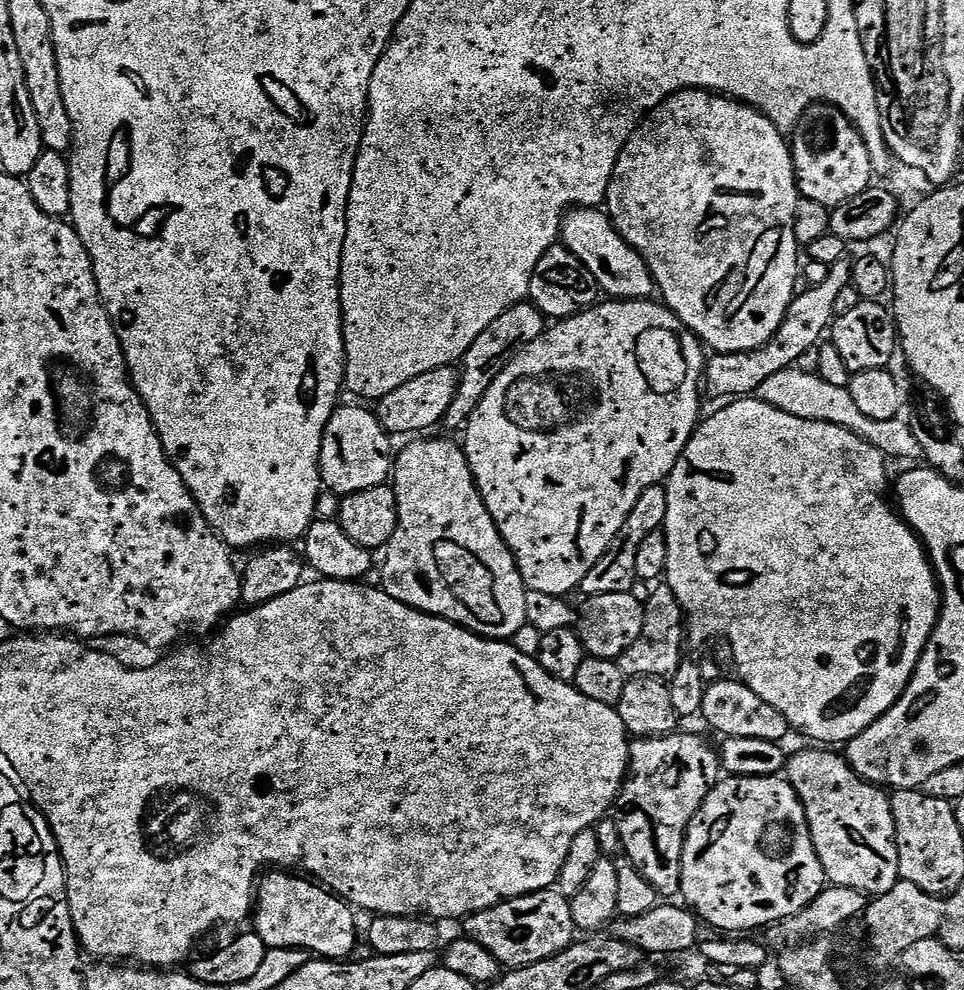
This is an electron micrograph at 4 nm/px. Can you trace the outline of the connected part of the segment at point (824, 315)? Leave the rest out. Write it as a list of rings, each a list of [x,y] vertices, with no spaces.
[[[842,259],[829,267],[826,282],[809,287],[807,289],[809,292],[801,291],[786,310],[786,318],[782,326],[778,326],[774,338],[766,346],[762,346],[756,352],[713,355],[707,361],[704,370],[703,383],[706,385],[707,395],[709,392],[712,396],[728,396],[724,398],[748,398],[756,393],[759,384],[766,381],[766,378],[771,378],[779,371],[799,365],[800,359],[812,347],[815,349],[821,343],[819,340],[823,336],[825,339],[826,333],[831,329],[838,294],[851,285],[852,266],[851,259]]]

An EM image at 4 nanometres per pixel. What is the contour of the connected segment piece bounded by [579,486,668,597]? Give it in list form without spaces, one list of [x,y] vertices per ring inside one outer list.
[[[664,486],[646,490],[642,494],[642,498],[638,498],[634,510],[630,510],[622,530],[618,530],[618,534],[612,545],[606,550],[606,554],[602,554],[602,558],[598,558],[598,562],[592,567],[590,574],[586,574],[586,578],[582,578],[579,591],[584,592],[585,597],[614,594],[615,592],[632,592],[635,589],[634,586],[637,587],[636,559],[638,558],[638,546],[642,546],[642,538],[646,538],[646,534],[659,532],[663,529],[667,505],[668,490]]]

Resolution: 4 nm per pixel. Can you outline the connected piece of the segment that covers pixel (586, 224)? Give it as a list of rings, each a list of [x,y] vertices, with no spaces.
[[[573,207],[564,217],[562,225],[562,244],[569,252],[580,259],[582,266],[601,285],[612,288],[616,280],[649,279],[648,267],[640,253],[629,247],[628,243],[616,233],[616,227],[603,211],[594,208]]]

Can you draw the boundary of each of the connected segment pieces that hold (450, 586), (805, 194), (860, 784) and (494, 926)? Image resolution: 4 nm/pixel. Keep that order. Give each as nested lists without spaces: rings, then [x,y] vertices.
[[[412,438],[407,441],[404,449],[397,451],[394,456],[394,467],[391,469],[390,484],[396,490],[398,502],[398,526],[394,530],[394,538],[390,538],[386,551],[383,553],[384,564],[380,568],[382,582],[380,588],[390,598],[402,602],[406,606],[416,608],[419,612],[425,612],[431,616],[440,616],[449,620],[451,624],[459,624],[462,628],[469,628],[477,636],[486,636],[490,640],[511,641],[512,636],[528,623],[526,614],[526,596],[528,589],[524,586],[524,579],[520,568],[516,565],[516,559],[512,551],[506,546],[490,510],[486,510],[482,494],[478,490],[476,480],[472,477],[472,471],[468,465],[468,459],[464,457],[464,449],[459,443],[452,440],[424,440],[428,438]]]
[[[822,103],[809,108],[791,133],[790,147],[792,165],[796,171],[796,187],[803,199],[813,200],[831,210],[842,202],[850,202],[850,198],[862,194],[862,190],[866,190],[873,183],[874,169],[866,142],[861,138],[856,125],[835,106]]]
[[[824,746],[804,748],[787,757],[786,779],[798,794],[808,819],[808,829],[820,855],[820,865],[824,867],[825,877],[833,885],[857,888],[867,894],[888,892],[901,879],[900,859],[896,845],[896,823],[892,813],[892,801],[883,787],[869,784],[855,771],[839,751]]]
[[[559,890],[515,896],[512,900],[504,900],[492,908],[474,913],[463,924],[463,935],[467,939],[490,950],[490,954],[494,954],[494,958],[509,969],[525,968],[527,964],[542,962],[566,950],[578,936],[576,923],[570,914],[569,897]]]

